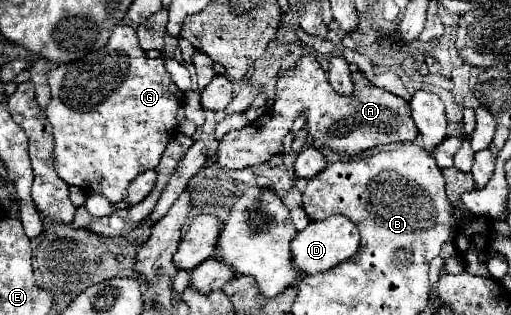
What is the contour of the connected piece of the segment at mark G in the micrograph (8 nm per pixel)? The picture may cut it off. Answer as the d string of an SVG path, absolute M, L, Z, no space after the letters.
M117 25L109 37L109 43L83 57L81 61L55 65L47 73L51 87L51 103L45 115L53 127L53 161L57 175L67 183L87 193L103 195L111 205L125 199L129 183L147 169L155 169L159 159L177 129L177 111L183 105L183 91L171 81L165 71L163 59L149 59L139 47L139 39L133 27Z

